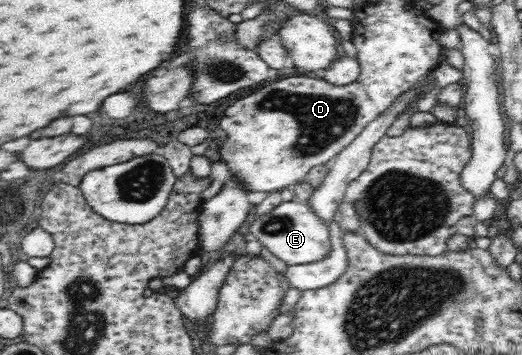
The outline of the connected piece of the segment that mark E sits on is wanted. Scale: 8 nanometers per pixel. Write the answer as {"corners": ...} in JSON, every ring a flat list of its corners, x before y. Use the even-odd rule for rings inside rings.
{"corners":[[296,199,283,201,270,213,256,215,249,225,249,232,270,253,289,266,318,261,330,251,329,226,319,219,306,203]]}

